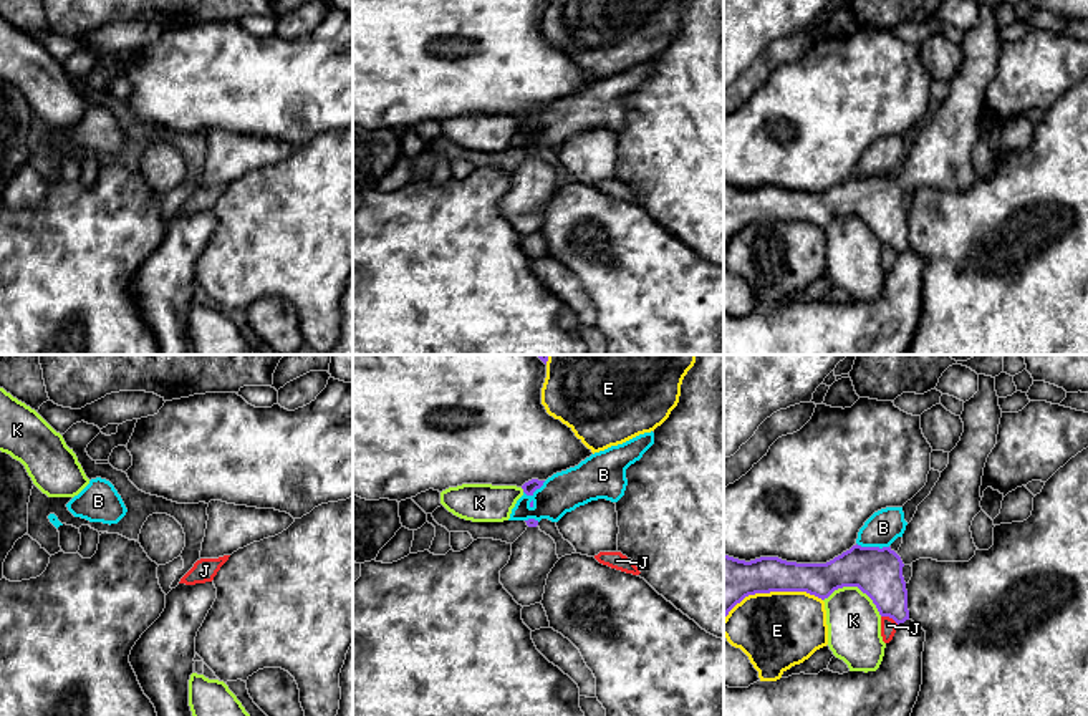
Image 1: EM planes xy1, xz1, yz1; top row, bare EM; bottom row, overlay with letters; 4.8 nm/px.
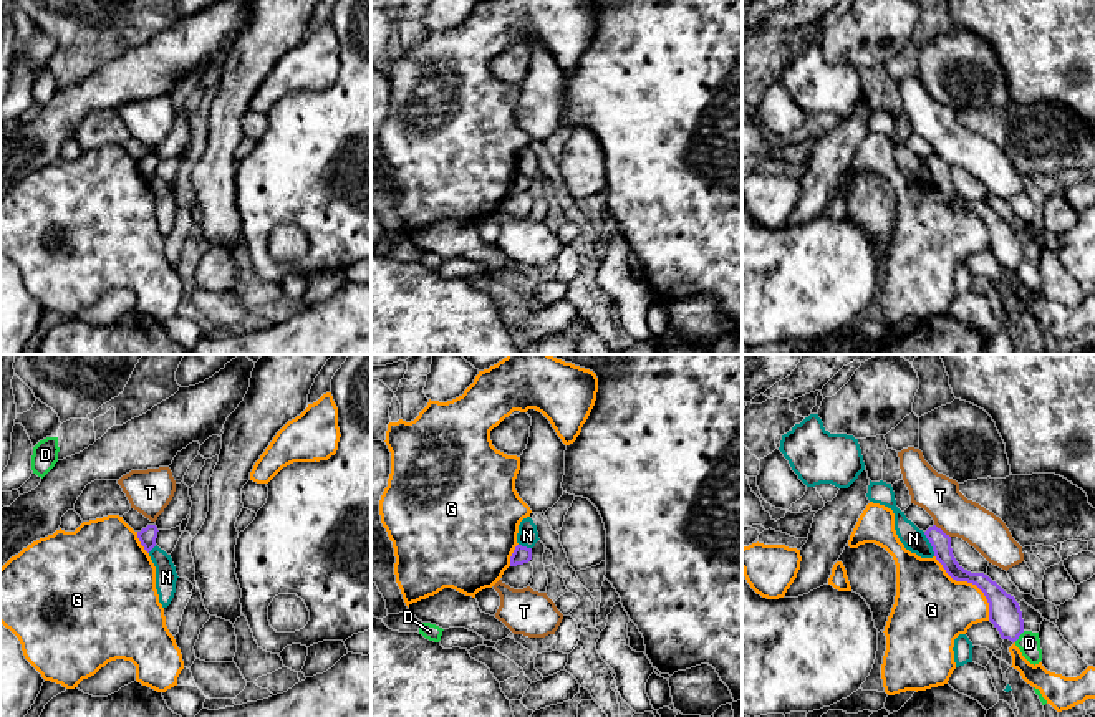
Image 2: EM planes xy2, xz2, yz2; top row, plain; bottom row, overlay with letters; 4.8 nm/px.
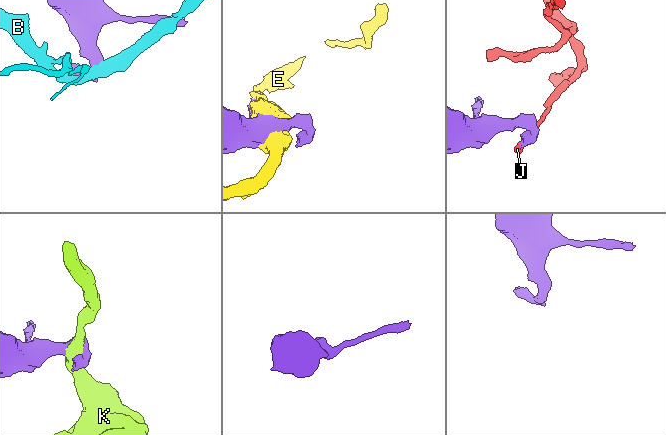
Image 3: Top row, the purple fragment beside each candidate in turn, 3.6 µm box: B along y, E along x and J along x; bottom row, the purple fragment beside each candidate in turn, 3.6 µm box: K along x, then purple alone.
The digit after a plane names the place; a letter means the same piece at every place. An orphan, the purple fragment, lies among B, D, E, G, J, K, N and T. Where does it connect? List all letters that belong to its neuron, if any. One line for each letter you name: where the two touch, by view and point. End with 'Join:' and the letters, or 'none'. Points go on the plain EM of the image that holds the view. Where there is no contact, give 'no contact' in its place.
Join: none

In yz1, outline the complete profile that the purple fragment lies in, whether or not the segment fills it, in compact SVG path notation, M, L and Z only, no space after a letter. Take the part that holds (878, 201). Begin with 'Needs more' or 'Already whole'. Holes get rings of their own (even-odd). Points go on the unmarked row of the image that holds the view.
Needs more. M979 3L979 20L964 31L960 43L960 70L906 154L898 181L856 172L826 192L797 192L778 186L745 191L724 182L724 249L749 224L806 220L825 229L843 215L858 215L881 245L898 254L909 249L904 194L919 187L969 191L975 184L970 154L982 139L982 104L997 73L1000 46L995 7Z

